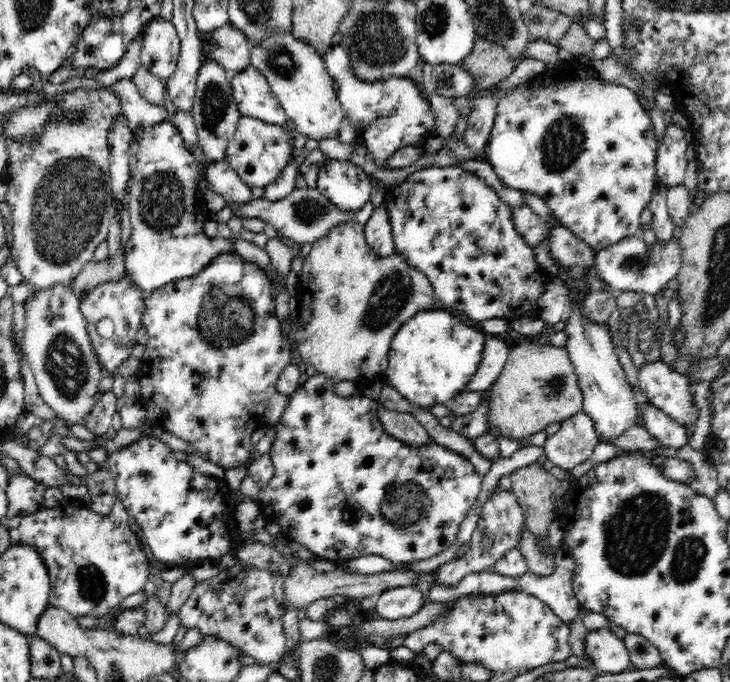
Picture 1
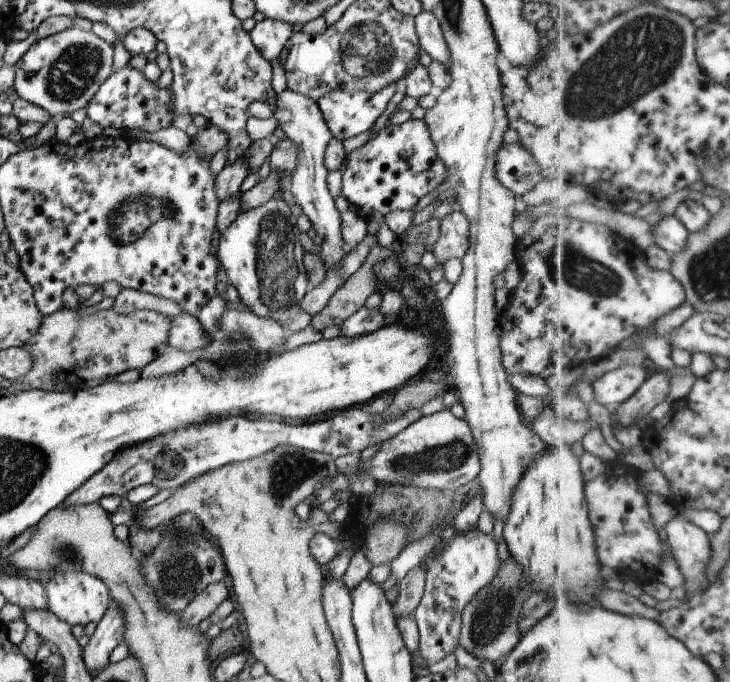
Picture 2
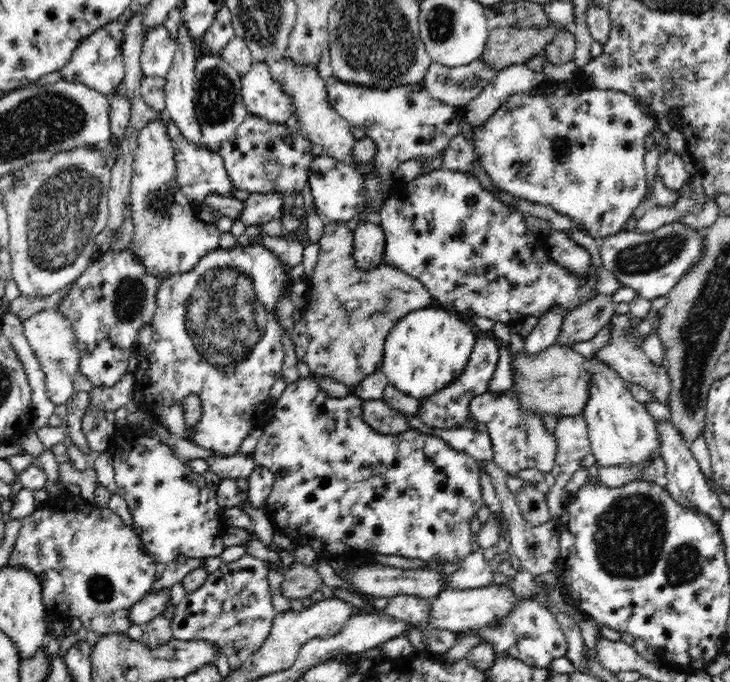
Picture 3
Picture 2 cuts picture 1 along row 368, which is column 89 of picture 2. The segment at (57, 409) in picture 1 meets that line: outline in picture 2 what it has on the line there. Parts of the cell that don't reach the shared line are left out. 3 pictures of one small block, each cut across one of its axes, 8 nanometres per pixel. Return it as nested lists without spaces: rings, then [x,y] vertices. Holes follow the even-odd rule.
[[[70,27],[61,32],[39,39],[33,43],[29,50],[13,66],[15,79],[13,87],[18,96],[44,108],[53,118],[70,116],[74,110],[84,108],[94,98],[96,91],[112,72],[113,46],[100,38],[94,30],[84,31],[83,29]]]

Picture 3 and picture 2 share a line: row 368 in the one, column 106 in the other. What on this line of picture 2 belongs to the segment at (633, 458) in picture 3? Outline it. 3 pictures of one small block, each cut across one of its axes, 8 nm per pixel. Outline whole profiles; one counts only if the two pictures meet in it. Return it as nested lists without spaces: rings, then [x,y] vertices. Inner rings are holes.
[[[84,571],[55,573],[54,577],[44,587],[44,590],[47,596],[48,610],[56,618],[69,624],[71,627],[78,625],[84,628],[90,622],[98,624],[111,607],[113,601],[104,581]]]

